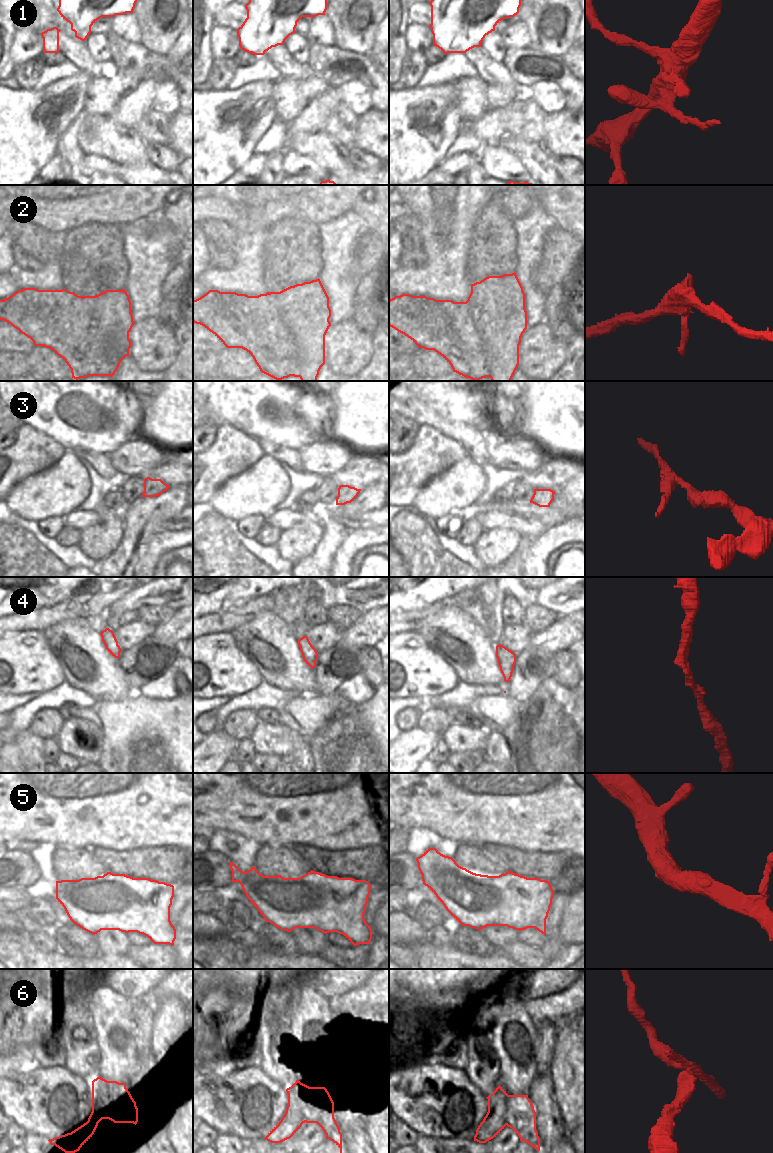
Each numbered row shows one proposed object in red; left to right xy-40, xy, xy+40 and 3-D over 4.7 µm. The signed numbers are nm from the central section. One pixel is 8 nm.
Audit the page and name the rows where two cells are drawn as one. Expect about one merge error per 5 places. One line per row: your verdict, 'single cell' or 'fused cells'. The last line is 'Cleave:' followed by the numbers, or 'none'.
1: single cell
2: fused cells
3: single cell
4: single cell
5: single cell
6: fused cells
Cleave: 2, 6

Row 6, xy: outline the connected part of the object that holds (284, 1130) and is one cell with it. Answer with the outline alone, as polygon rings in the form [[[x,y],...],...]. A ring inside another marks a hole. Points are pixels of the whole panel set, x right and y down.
[[[298,1109],[296,1121],[280,1121],[264,1138],[271,1143],[281,1143],[287,1139],[290,1139],[305,1123],[302,1110]]]

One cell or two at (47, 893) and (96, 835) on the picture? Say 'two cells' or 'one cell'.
two cells

